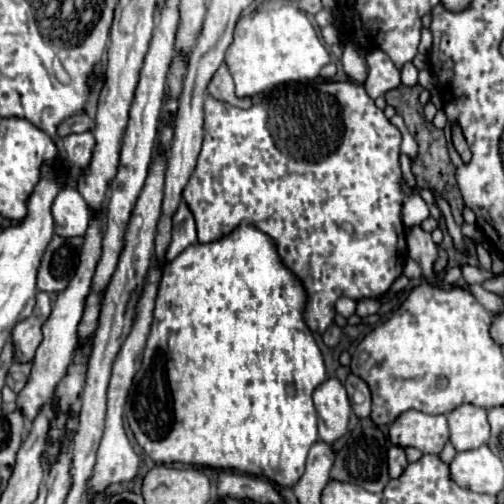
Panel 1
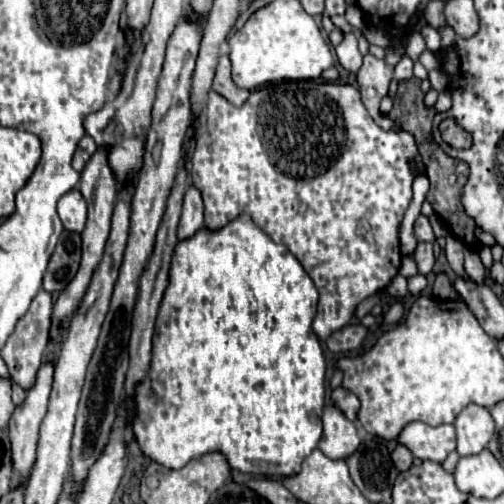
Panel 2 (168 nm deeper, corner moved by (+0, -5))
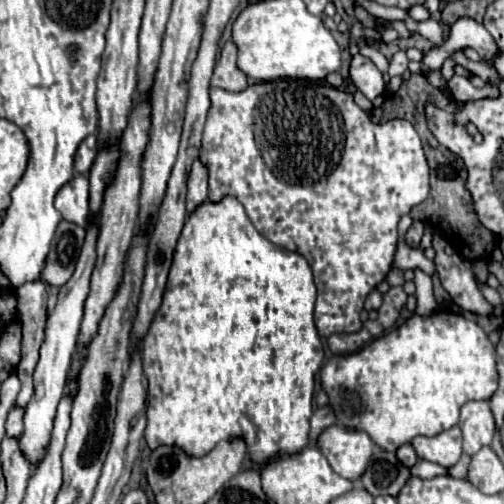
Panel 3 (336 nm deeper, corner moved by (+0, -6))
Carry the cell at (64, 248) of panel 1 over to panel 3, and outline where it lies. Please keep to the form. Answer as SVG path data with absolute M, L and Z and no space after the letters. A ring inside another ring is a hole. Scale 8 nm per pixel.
M61 220L51 240L51 250L45 258L41 280L51 286L63 286L75 270L83 240L85 240L85 228Z

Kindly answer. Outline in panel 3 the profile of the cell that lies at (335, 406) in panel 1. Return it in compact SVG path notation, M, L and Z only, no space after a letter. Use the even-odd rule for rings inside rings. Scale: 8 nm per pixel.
M331 426L329 430L325 430L317 446L329 460L331 468L351 482L359 480L365 474L373 450L373 442L365 432L351 434L341 426Z

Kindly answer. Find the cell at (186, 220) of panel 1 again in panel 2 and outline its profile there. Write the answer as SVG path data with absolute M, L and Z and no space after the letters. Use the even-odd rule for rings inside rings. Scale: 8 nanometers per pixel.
M189 187L183 201L183 215L179 221L179 239L185 241L193 237L203 227L203 201L197 189Z

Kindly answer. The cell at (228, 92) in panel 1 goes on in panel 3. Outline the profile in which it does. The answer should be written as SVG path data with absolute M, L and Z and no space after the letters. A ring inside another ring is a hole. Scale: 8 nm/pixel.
M227 40L221 50L221 56L217 60L215 72L211 76L211 86L223 88L229 92L237 92L237 90L245 90L247 84L249 82L247 82L245 72L241 72L237 68L237 46L231 40Z

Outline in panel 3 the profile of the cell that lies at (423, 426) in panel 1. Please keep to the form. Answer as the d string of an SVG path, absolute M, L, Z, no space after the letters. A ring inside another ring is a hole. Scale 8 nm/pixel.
M453 426L433 438L417 436L411 444L421 460L429 460L445 468L451 468L461 458L461 428Z

